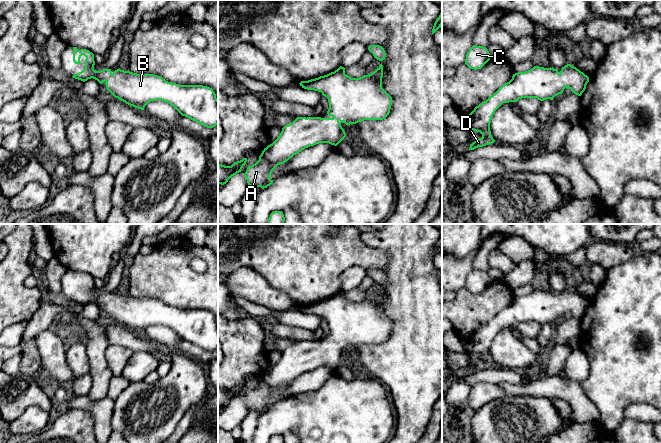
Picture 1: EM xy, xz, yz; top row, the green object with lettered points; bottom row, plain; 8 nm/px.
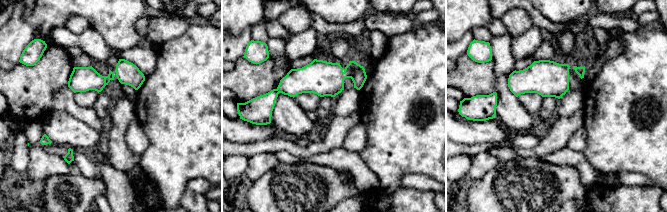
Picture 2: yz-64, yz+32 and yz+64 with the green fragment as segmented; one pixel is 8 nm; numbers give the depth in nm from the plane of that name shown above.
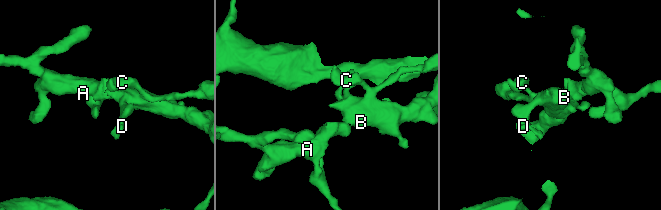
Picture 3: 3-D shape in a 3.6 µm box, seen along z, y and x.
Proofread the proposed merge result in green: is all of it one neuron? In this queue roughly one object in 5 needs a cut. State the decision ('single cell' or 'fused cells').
single cell

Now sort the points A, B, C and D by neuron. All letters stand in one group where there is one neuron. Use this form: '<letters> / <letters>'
A B C D

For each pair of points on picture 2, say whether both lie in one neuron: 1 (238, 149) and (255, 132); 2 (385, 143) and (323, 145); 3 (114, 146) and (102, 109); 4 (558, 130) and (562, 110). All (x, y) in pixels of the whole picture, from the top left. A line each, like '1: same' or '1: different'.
1: different
2: different
3: different
4: different

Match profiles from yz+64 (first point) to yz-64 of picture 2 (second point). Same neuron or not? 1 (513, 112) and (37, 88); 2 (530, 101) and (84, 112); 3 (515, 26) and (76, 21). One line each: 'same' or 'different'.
1: different
2: different
3: same

